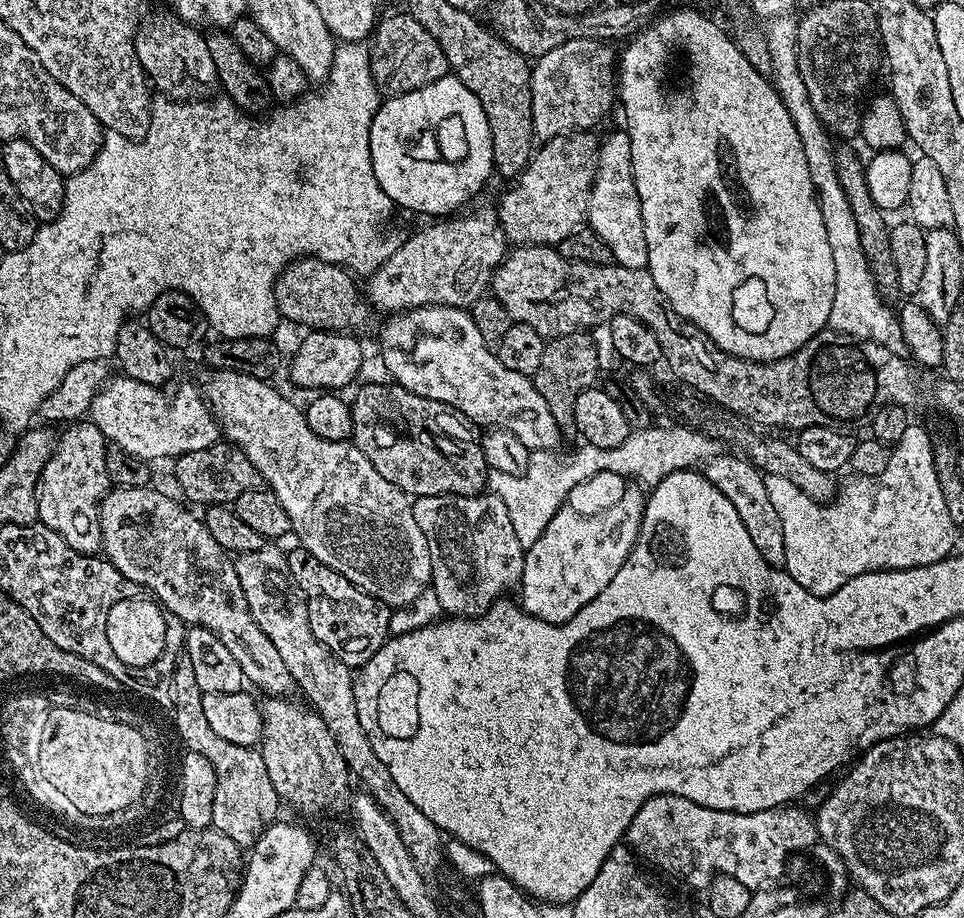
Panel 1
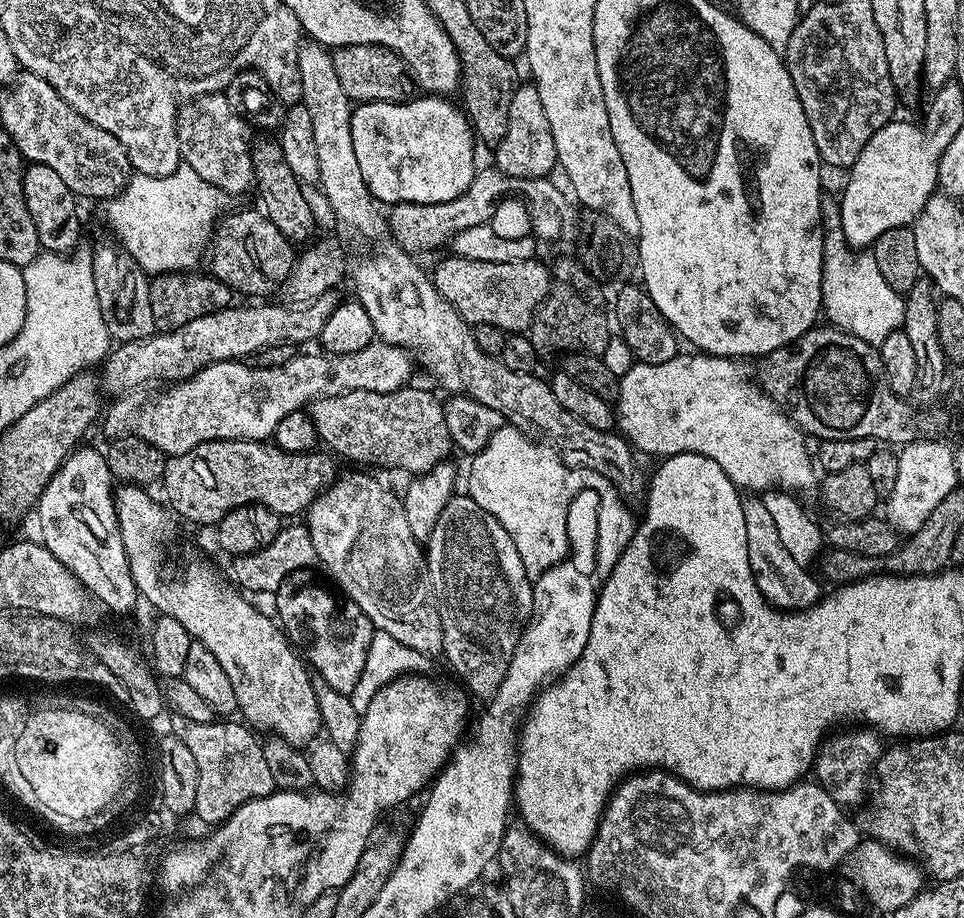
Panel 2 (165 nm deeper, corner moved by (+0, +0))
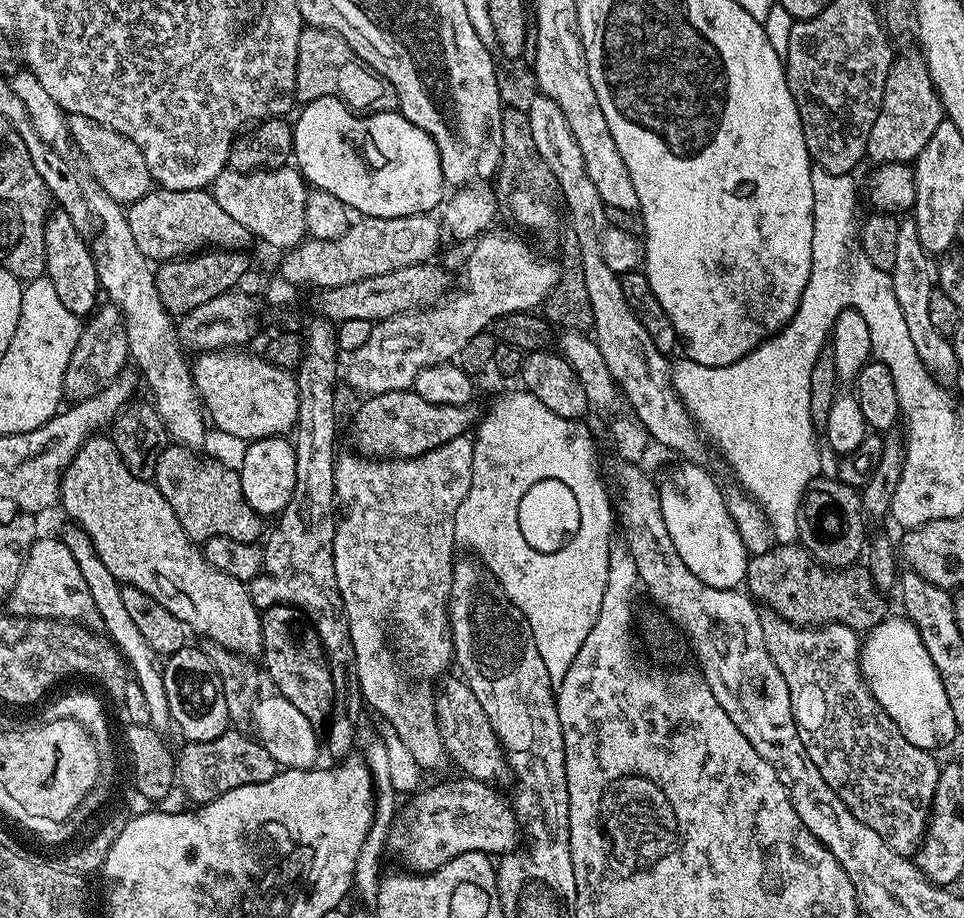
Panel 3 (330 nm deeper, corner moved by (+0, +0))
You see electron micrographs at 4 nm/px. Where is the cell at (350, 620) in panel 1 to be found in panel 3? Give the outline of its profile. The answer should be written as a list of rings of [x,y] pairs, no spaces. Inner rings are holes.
[[[276,604],[263,613],[262,668],[267,679],[268,676],[272,679],[272,684],[276,687],[273,689],[294,702],[294,707],[310,721],[310,726],[320,730],[329,723],[332,715],[334,682],[330,678],[328,662],[315,631],[307,630],[300,637],[292,636],[292,616],[294,609],[289,604]]]

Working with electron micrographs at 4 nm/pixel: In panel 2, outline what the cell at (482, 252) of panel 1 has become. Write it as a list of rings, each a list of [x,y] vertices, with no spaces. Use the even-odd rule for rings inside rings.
[[[335,291],[323,292],[318,298],[314,298],[309,304],[264,304],[268,302],[258,302],[254,308],[236,308],[229,306],[220,312],[206,314],[202,318],[194,318],[186,326],[182,326],[174,332],[157,331],[156,335],[149,340],[126,340],[117,343],[109,351],[103,361],[102,369],[99,373],[100,383],[103,391],[116,392],[112,394],[132,394],[135,388],[140,388],[143,384],[148,384],[151,380],[168,380],[164,382],[179,382],[187,380],[195,372],[201,372],[206,366],[216,364],[220,360],[239,360],[251,357],[253,352],[262,350],[266,346],[278,346],[279,344],[290,344],[299,346],[307,340],[315,341],[320,335],[322,326],[326,326],[326,318],[334,314],[334,310],[342,302],[341,297],[336,297]]]

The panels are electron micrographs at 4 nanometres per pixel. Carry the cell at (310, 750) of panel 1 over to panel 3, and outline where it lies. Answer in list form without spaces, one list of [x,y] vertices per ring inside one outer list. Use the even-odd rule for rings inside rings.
[[[95,434],[83,445],[70,462],[70,466],[60,479],[59,503],[64,504],[64,512],[69,521],[75,522],[94,542],[94,550],[102,564],[121,585],[130,584],[140,590],[146,590],[150,598],[162,602],[174,618],[178,618],[184,627],[205,636],[205,641],[226,646],[232,652],[241,652],[249,658],[261,655],[264,647],[262,638],[262,612],[252,601],[251,591],[245,581],[230,578],[230,574],[222,574],[210,562],[202,551],[201,545],[194,542],[182,530],[182,522],[170,510],[170,502],[162,498],[152,480],[134,478],[130,470],[126,470],[126,462],[118,454],[111,435]]]

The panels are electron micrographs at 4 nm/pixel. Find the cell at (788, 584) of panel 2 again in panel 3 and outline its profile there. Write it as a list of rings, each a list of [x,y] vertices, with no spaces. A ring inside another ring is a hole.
[[[771,610],[761,611],[760,621],[762,634],[766,638],[766,650],[770,650],[774,666],[778,666],[778,670],[782,670],[782,678],[786,678],[802,746],[806,746],[810,762],[818,766],[818,774],[822,774],[834,794],[846,802],[850,814],[854,814],[858,822],[870,826],[870,830],[874,830],[882,842],[889,844],[896,852],[915,853],[928,830],[928,817],[932,814],[941,765],[936,764],[932,757],[935,755],[929,749],[906,742],[902,730],[898,730],[890,714],[886,714],[886,710],[878,706],[874,694],[870,694],[860,669],[861,637],[850,626],[841,624],[809,630],[791,624],[779,612]]]

